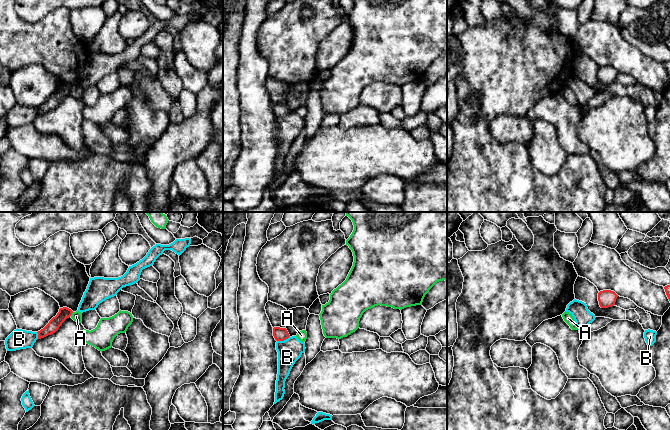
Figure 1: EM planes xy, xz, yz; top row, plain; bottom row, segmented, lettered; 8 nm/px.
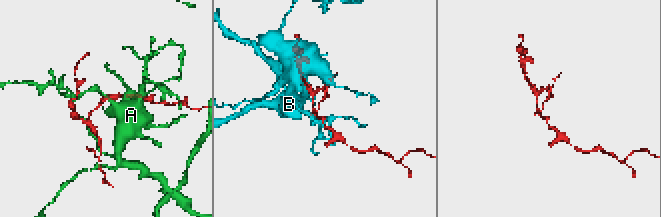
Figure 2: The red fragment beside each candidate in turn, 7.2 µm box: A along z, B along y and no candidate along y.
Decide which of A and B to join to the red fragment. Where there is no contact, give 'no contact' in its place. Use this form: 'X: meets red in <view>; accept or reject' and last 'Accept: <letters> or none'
A: meets red in xy; reject
B: meets red in xz; reject
Accept: none

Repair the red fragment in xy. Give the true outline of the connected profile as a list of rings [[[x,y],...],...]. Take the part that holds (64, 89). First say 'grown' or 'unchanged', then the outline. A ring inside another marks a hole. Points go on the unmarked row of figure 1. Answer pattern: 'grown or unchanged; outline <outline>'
unchanged; outline [[[67,83],[59,85],[59,88],[53,93],[49,99],[40,107],[38,107],[38,115],[44,114],[55,109],[62,99],[72,91],[73,87]]]

